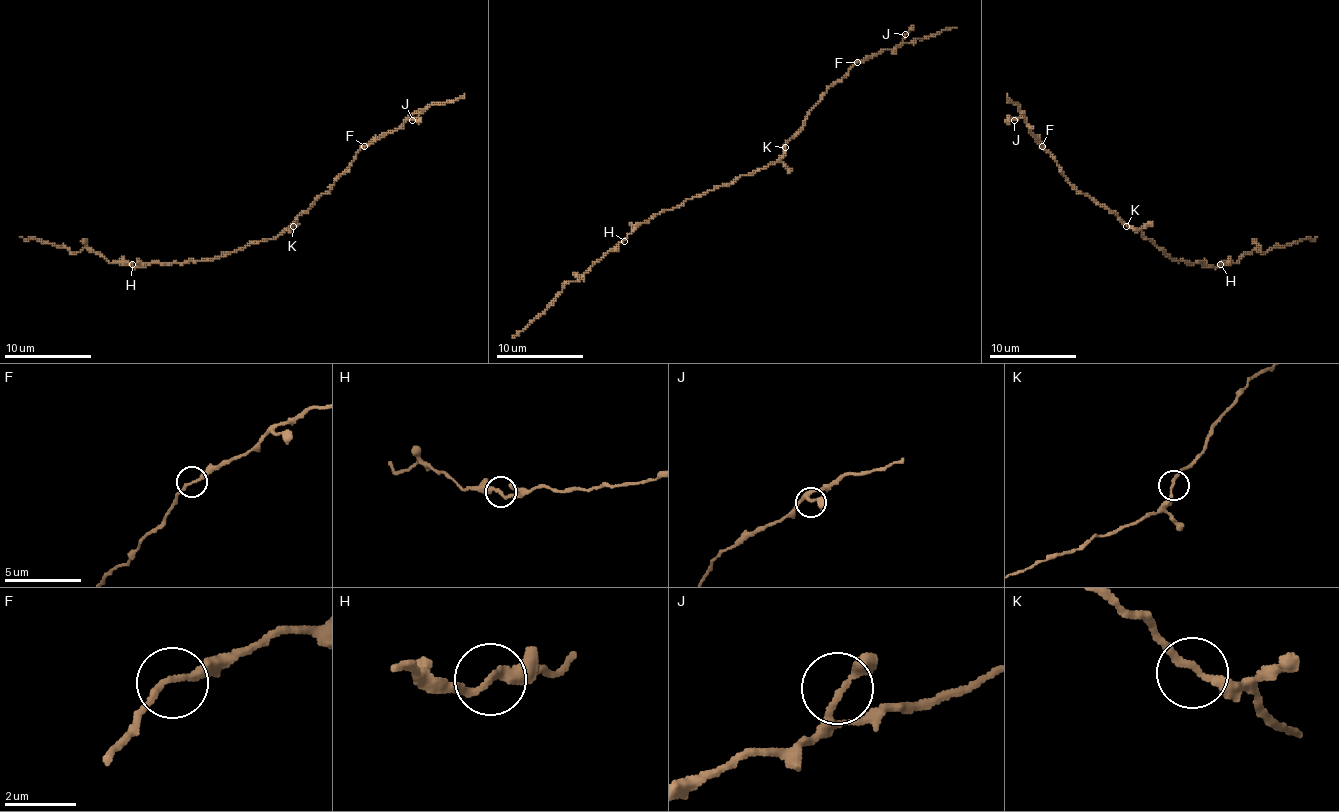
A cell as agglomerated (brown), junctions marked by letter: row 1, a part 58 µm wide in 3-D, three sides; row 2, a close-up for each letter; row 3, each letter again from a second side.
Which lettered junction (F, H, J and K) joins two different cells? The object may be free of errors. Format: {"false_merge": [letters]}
{"false_merge": ["H"]}

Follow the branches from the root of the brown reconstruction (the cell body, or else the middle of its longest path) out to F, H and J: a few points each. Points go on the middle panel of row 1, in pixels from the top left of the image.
F: (753, 173), (766, 168), (783, 153), (783, 145), (803, 125), (805, 116), (822, 95), (857, 62)
H: (753, 173), (740, 175), (725, 186), (716, 186), (686, 199), (671, 210), (653, 214), (625, 240)
J: (753, 173), (766, 168), (783, 153), (783, 145), (833, 84), (857, 62), (881, 49), (894, 49), (905, 34)

